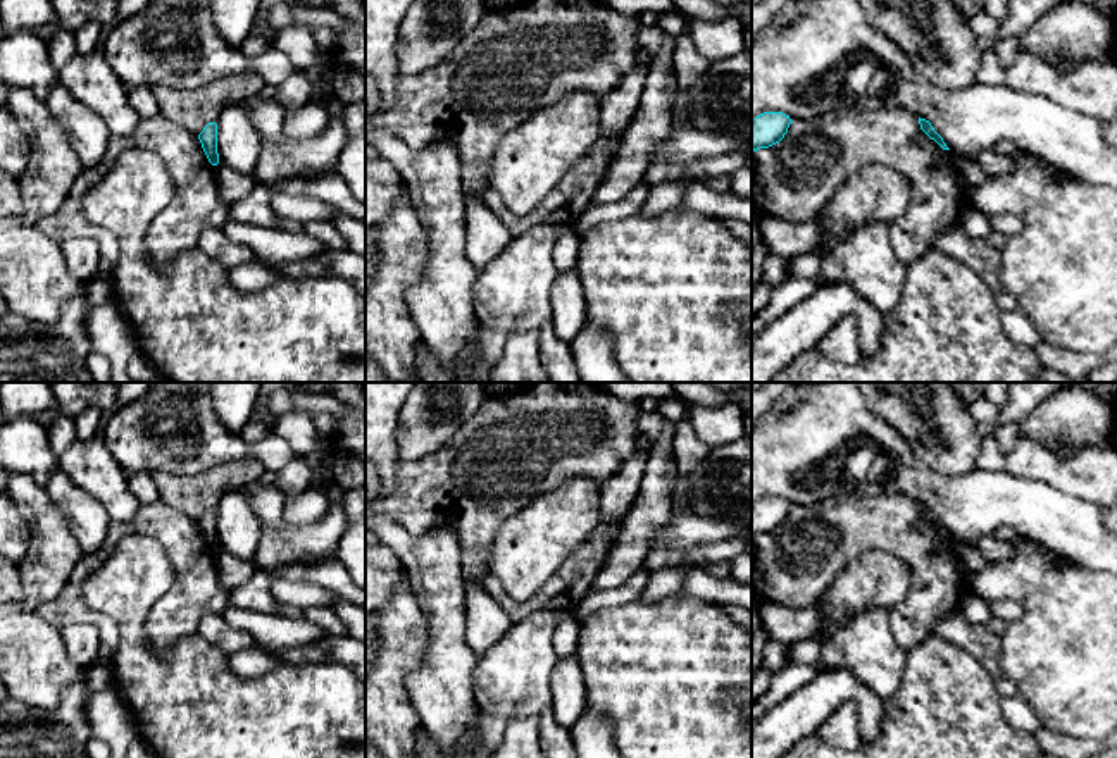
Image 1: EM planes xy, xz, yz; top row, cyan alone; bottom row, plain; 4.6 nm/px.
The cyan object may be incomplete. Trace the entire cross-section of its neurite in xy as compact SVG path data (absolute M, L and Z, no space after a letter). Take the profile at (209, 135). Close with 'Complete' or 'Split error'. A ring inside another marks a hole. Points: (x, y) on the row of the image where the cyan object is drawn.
M209 122L203 131L198 134L198 140L202 143L202 148L212 165L219 164L219 153L217 153L217 124Z. Complete

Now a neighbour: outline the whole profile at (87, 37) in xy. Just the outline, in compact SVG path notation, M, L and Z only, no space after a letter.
M88 22L74 31L79 53L90 53L97 48L102 28L100 22Z

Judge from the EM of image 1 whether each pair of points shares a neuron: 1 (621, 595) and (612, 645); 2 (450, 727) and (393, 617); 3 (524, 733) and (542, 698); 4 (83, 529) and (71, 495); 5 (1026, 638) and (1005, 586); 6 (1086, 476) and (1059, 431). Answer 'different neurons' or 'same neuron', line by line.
1: different neurons
2: different neurons
3: different neurons
4: same neuron
5: same neuron
6: different neurons

